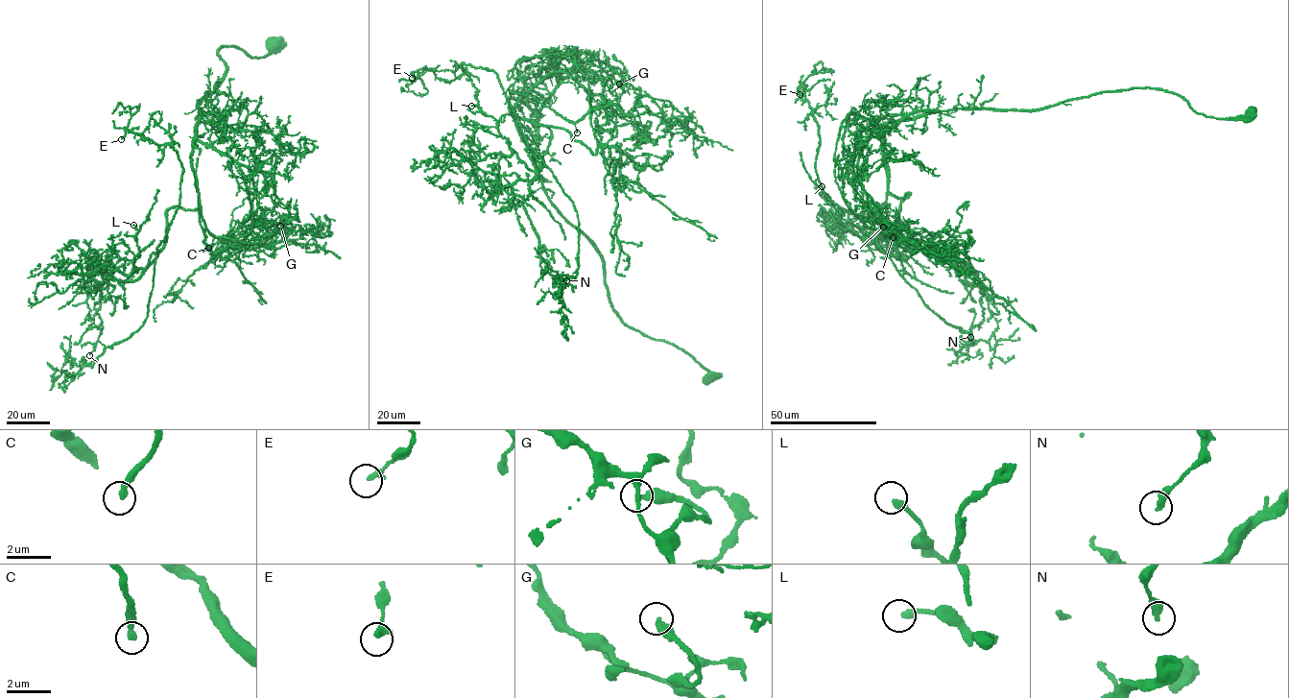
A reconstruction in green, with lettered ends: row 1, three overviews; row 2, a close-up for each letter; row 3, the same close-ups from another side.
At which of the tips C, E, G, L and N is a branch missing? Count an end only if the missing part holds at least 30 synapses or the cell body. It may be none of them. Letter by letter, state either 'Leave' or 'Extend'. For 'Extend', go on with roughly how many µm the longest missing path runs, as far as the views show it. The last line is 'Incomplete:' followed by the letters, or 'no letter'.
C: Extend. Missing length about 130 µm
E: Leave
G: Leave
L: Leave
N: Leave
Incomplete: C

